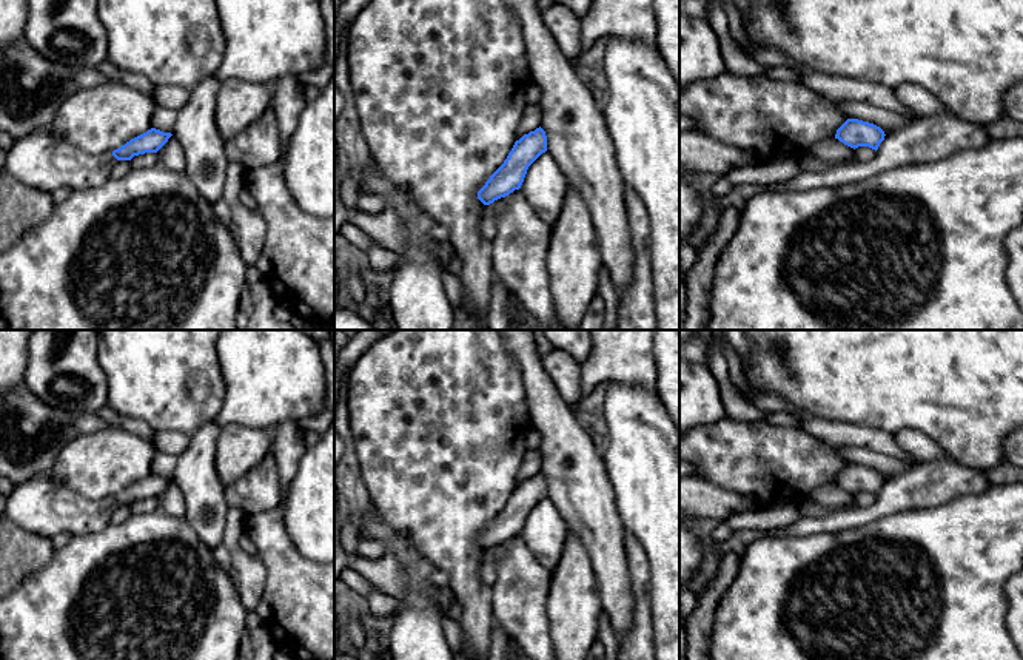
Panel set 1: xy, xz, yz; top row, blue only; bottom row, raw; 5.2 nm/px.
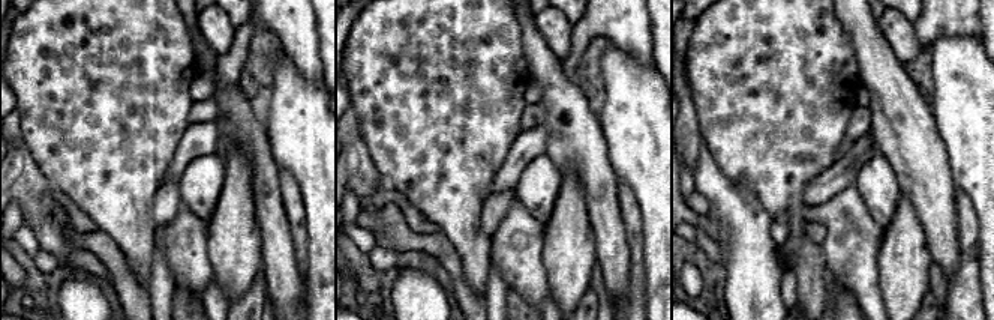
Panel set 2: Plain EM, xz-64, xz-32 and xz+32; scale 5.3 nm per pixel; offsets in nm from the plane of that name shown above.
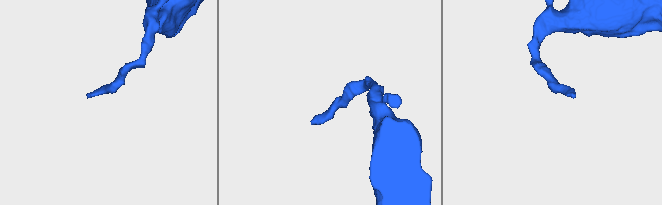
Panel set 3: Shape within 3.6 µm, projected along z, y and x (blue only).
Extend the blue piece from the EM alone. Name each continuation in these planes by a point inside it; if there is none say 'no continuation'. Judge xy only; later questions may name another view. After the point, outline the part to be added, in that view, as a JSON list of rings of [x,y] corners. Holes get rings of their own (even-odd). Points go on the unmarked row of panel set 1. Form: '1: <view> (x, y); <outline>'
1: xy (42, 506); [[[35,476],[14,486],[12,493],[6,500],[3,515],[23,530],[54,538],[59,534],[97,534],[109,524],[116,507],[119,506],[112,498],[89,500],[51,478]]]

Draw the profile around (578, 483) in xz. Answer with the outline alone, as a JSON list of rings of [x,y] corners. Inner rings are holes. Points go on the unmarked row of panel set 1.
[[[532,330],[498,332],[521,370],[532,429],[541,436],[538,449],[542,455],[541,473],[547,481],[547,497],[565,520],[569,532],[582,540],[596,577],[602,611],[610,617],[616,637],[622,638],[633,621],[635,597],[624,546],[627,530],[618,510],[605,461],[598,453],[585,424],[547,375]]]

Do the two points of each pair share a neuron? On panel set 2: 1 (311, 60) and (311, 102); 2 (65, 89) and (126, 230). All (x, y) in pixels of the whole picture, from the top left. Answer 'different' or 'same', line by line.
1: different
2: same

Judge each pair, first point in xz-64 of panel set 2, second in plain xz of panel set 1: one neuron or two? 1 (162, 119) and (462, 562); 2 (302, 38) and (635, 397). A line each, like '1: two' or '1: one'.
1: one
2: two

